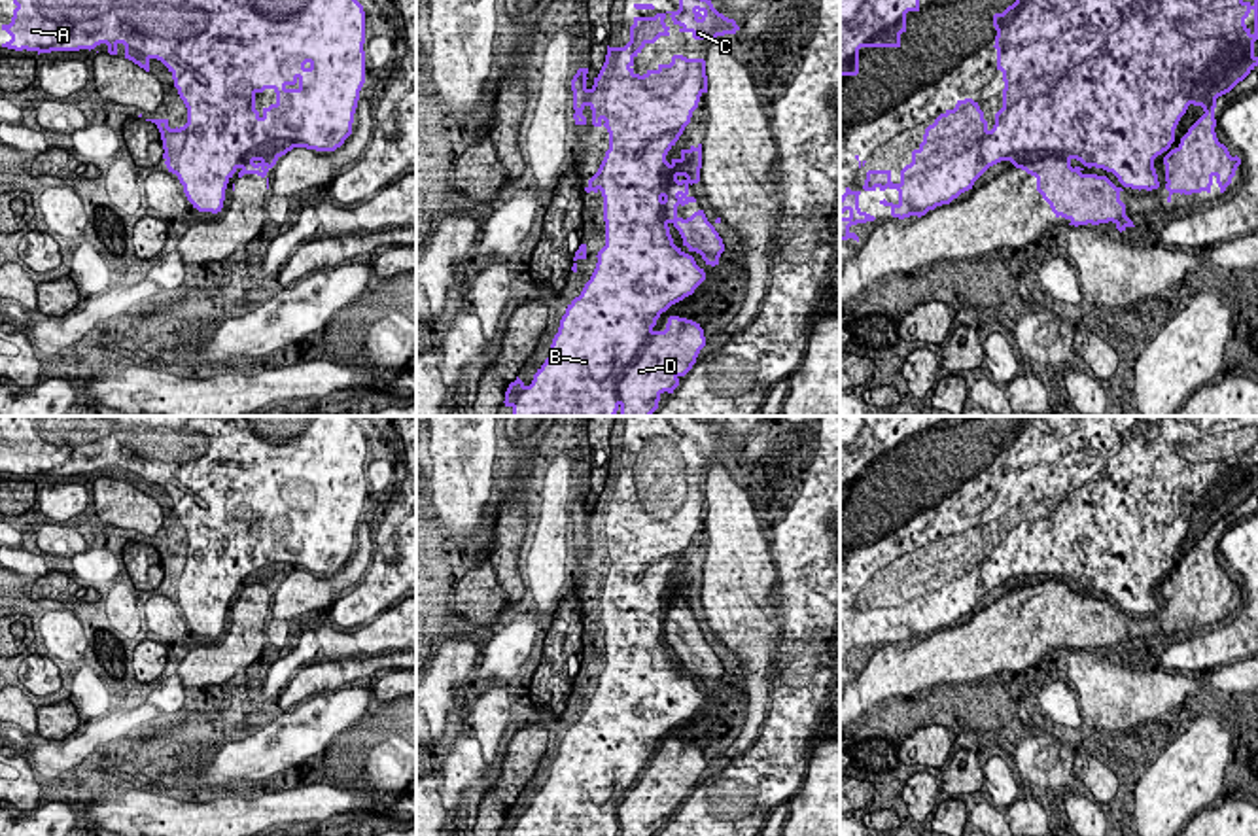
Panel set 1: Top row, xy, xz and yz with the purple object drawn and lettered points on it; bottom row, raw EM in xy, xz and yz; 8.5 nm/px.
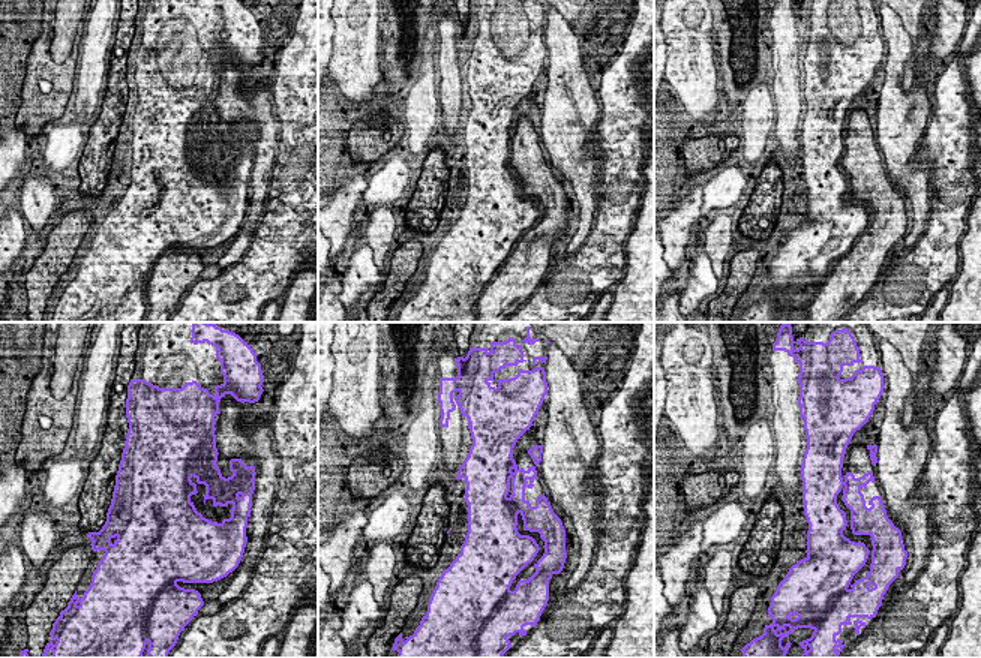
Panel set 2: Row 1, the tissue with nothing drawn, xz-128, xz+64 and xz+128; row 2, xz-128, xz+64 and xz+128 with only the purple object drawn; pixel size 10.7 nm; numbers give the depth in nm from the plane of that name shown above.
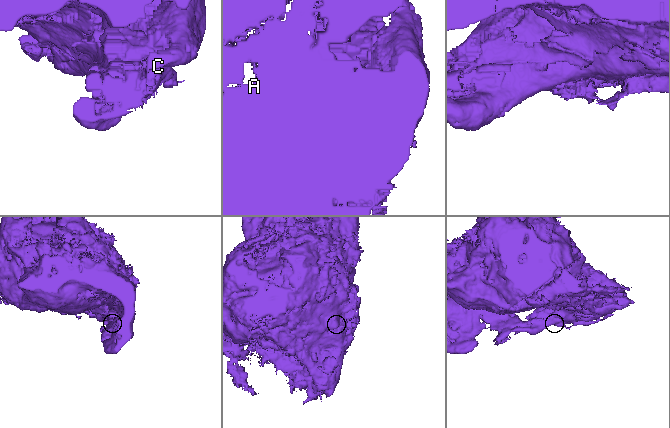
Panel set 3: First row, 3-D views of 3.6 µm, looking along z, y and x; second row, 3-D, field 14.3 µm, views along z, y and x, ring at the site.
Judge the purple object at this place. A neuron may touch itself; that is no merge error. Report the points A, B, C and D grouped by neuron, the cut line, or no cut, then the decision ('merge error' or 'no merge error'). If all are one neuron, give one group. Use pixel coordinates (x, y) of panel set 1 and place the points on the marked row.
A B C / D | xz (653, 331), (619, 383), (619, 403) | merge error

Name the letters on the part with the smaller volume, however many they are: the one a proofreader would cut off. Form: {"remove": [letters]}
{"remove": ["D"]}

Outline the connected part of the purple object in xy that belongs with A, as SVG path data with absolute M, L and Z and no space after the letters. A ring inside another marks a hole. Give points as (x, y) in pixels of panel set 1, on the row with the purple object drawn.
M13 0L17 6L9 25L2 25L11 40L2 44L2 47L15 51L79 51L95 49L100 44L108 45L110 55L117 55L117 45L125 45L125 59L132 61L146 72L149 72L149 61L161 61L172 74L174 87L187 108L187 123L183 127L170 129L168 119L146 119L157 125L163 140L163 159L168 172L176 174L183 185L187 200L199 212L218 214L223 208L225 189L233 174L246 163L261 161L267 168L272 168L276 161L291 151L293 148L306 148L316 151L335 151L352 134L354 113L359 100L359 91L365 83L365 11L358 0ZM265 89L276 93L276 102L263 108L259 113L255 110L255 95Z

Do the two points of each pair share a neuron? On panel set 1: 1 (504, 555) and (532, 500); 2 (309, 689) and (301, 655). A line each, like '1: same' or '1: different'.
1: different
2: different

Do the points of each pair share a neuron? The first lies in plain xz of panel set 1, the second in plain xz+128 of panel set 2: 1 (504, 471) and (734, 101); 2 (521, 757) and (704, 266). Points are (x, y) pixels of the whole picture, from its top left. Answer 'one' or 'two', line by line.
1: one
2: two

